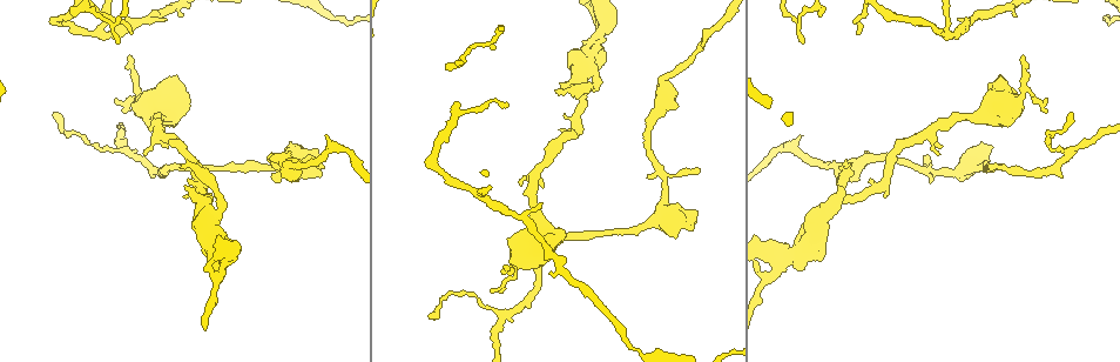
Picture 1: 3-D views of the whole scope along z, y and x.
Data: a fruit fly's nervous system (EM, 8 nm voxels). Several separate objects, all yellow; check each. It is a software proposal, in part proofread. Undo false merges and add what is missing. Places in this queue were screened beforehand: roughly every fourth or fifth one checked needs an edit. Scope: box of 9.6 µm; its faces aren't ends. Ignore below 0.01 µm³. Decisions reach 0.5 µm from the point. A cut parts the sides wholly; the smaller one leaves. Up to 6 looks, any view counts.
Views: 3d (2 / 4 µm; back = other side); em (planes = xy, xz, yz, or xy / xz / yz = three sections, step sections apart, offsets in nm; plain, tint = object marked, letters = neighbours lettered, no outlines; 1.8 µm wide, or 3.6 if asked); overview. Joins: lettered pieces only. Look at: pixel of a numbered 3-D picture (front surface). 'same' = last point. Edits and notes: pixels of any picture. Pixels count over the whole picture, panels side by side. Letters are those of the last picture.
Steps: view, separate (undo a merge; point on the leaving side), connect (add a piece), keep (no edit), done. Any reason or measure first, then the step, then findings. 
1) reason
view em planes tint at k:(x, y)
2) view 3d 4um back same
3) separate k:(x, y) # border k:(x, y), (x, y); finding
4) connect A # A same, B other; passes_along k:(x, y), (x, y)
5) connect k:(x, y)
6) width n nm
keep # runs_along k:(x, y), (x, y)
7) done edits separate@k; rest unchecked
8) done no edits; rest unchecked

a narrow waist
view 3d 4um at 1:(665, 177)

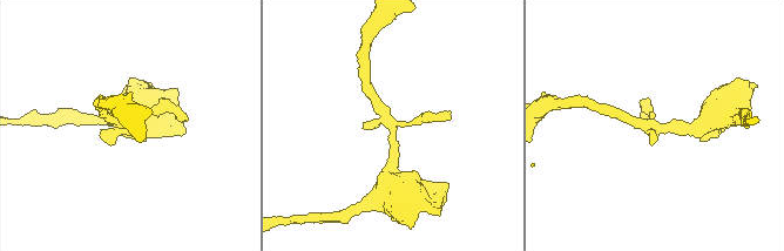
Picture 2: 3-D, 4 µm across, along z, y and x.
now the EM
view em xy step 8 tint at 2:(125, 129)

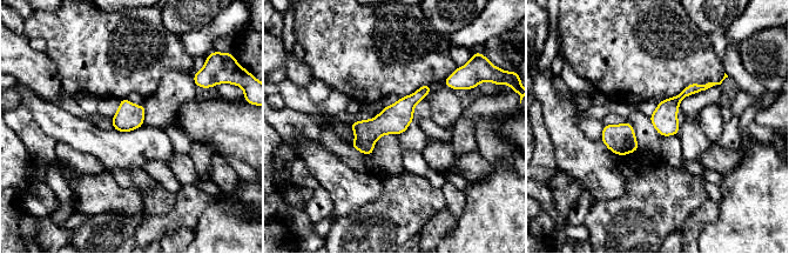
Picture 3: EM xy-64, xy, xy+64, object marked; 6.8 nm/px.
another direction
view em planes letters same

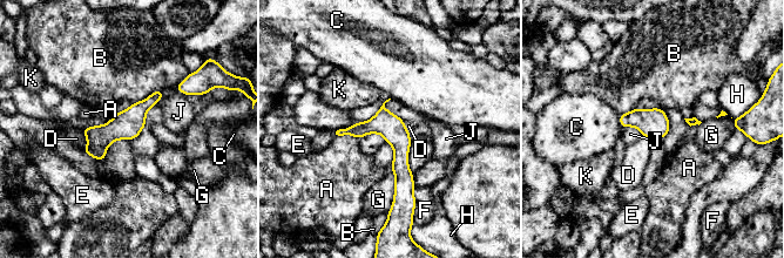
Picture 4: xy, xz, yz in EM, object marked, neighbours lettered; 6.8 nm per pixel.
keep # A other, B other, C other, D other, E other, F other, G other, H other, J other, K other; runs_along 4:(159, 93), (124, 126), (87, 150); all the same neuron

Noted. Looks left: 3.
view 3d 4um at 1:(601, 33)

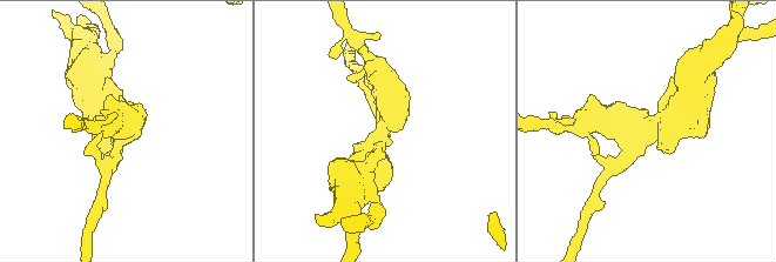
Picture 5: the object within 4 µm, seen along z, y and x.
arms 3; arm_widths 190, 420, 600 nm
view em planes letters at 5:(646, 133)

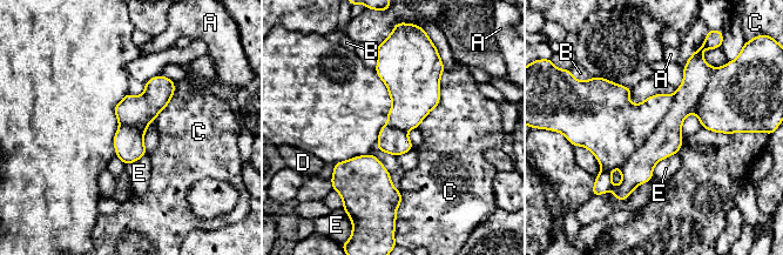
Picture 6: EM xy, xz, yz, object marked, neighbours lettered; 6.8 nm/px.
width 220 nm
separate 6:(666, 140) # A other, B other, C other, D other, E other; border 6:(674, 95), (666, 116), (619, 166); two neurons meet here

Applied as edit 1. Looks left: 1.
done edits separate@6; rest unchecked

